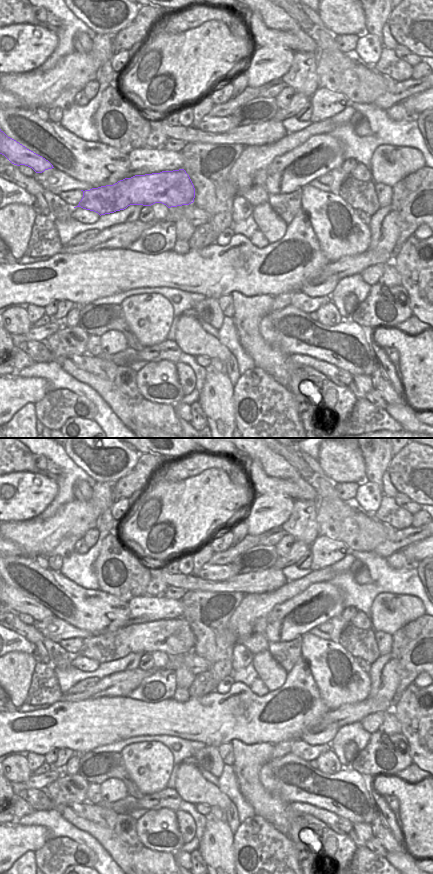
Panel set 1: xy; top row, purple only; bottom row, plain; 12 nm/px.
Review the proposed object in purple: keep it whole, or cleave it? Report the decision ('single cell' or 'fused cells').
fused cells

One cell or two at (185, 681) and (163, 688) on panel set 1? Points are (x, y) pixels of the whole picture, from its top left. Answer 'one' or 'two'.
two

